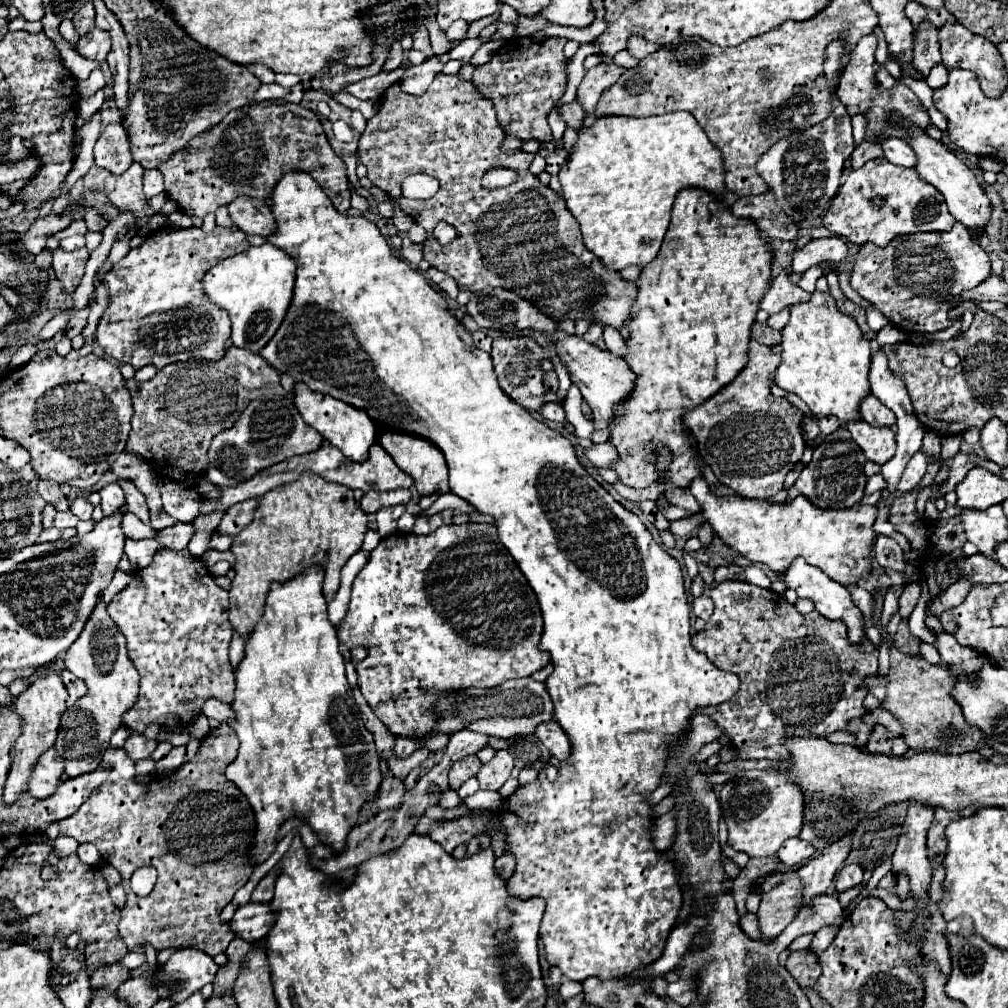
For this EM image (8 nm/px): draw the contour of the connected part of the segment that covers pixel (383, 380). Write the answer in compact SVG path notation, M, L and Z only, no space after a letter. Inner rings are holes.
M290 170L276 182L270 194L270 210L276 220L276 232L266 236L266 240L274 244L276 248L284 250L296 262L296 282L294 282L294 296L292 296L290 308L280 328L258 354L262 354L262 358L272 368L276 368L280 374L290 374L294 382L304 382L316 392L328 394L350 406L366 410L366 414L378 424L378 428L412 434L412 436L430 440L436 448L440 448L440 452L446 458L448 470L450 470L450 490L456 496L470 502L478 512L490 514L494 518L494 526L498 530L500 542L512 554L512 558L516 560L518 568L522 570L522 574L526 576L528 584L532 586L538 598L542 620L544 620L544 630L542 630L538 648L550 652L552 666L554 666L554 672L548 676L544 684L554 702L554 720L564 728L564 732L568 734L572 742L572 760L560 766L556 782L536 780L534 784L518 788L510 798L504 800L502 808L498 810L498 818L494 818L492 826L508 834L506 850L510 850L516 856L516 870L512 878L508 880L508 890L518 898L542 896L546 900L546 910L544 910L544 918L540 924L540 938L544 942L546 960L558 966L564 976L568 976L570 980L578 980L578 982L590 976L598 976L602 980L628 976L634 970L640 970L656 962L662 956L666 938L670 930L674 928L678 910L682 906L682 892L678 890L678 882L674 882L674 866L670 866L670 862L658 850L654 850L648 838L648 826L652 824L652 818L650 818L652 806L646 802L646 798L650 792L654 792L660 786L662 766L666 766L666 758L668 758L666 748L668 744L672 744L676 738L680 738L686 732L688 720L694 714L694 710L698 710L700 706L716 706L716 704L726 702L738 692L740 682L732 672L718 670L712 662L708 662L708 658L702 652L692 648L690 644L690 606L688 606L688 598L684 592L682 568L678 560L672 558L662 546L656 544L656 540L652 538L644 522L638 518L638 514L626 510L618 500L614 500L608 494L608 490L604 490L586 472L568 436L536 420L518 402L508 398L508 394L500 388L496 380L490 354L474 346L472 334L466 330L462 322L456 320L456 316L452 316L452 312L448 310L446 298L428 284L422 272L410 268L406 260L400 260L392 254L392 248L388 240L380 234L378 226L364 216L350 216L350 214L338 212L332 206L330 198L320 188L320 184L308 172L302 172L302 170ZM310 304L316 306L322 312L322 316L304 316L304 306L310 306Z

